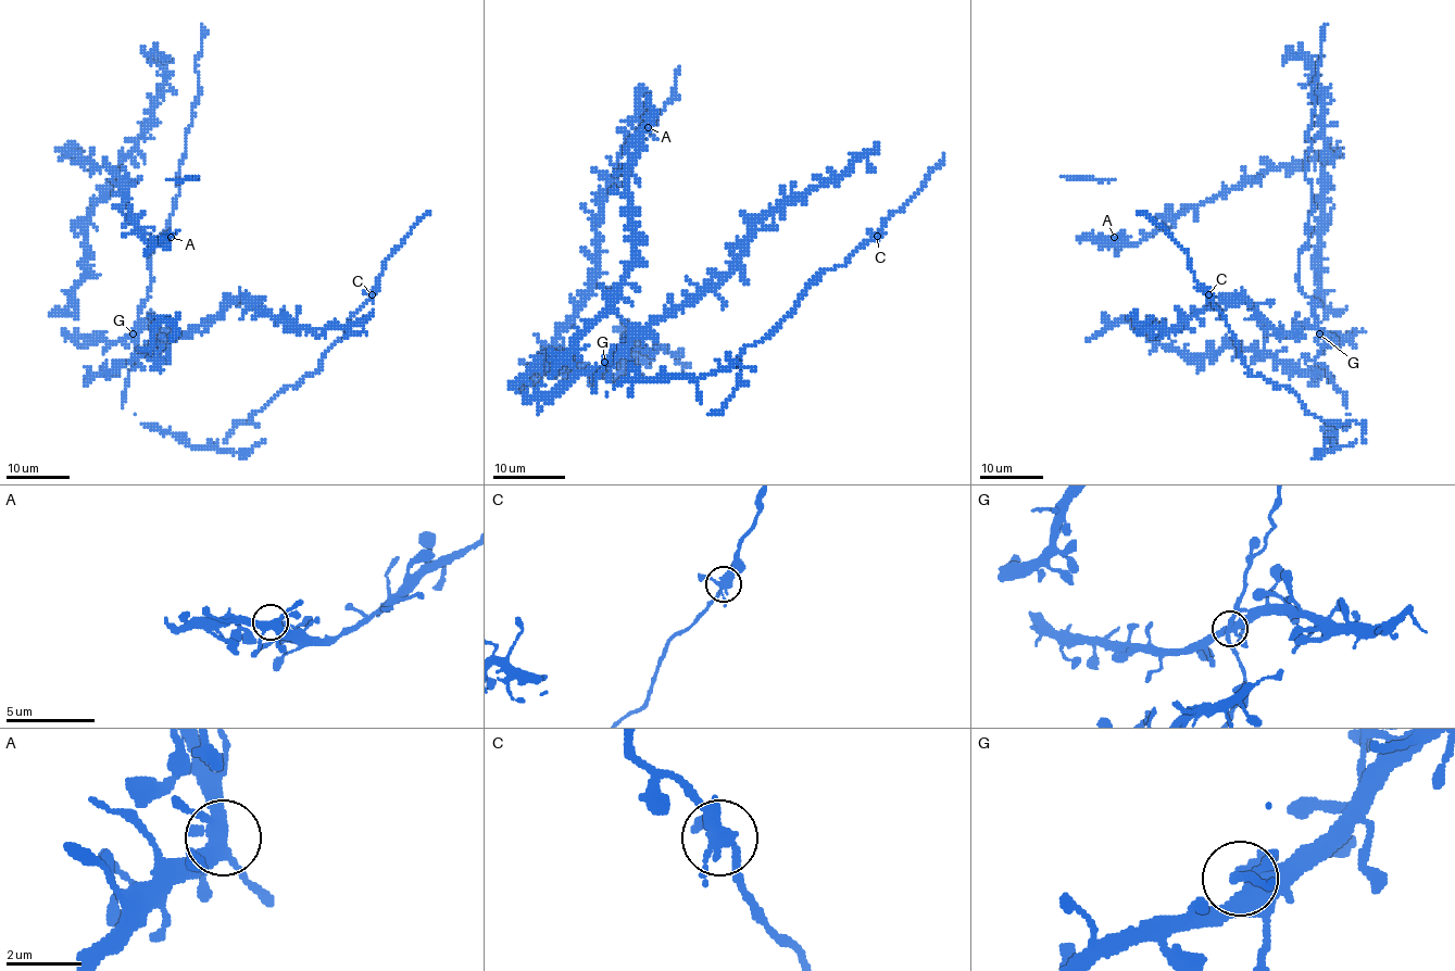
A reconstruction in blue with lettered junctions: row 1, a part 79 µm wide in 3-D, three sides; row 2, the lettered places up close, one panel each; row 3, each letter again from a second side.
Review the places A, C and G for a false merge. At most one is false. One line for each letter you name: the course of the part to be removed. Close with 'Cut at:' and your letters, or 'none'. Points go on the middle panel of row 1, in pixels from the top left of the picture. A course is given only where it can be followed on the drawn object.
Cut at: C

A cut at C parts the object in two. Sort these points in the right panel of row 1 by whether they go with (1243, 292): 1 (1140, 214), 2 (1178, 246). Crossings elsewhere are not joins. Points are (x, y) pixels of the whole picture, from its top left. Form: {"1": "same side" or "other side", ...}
{"1": "other side", "2": "other side"}

